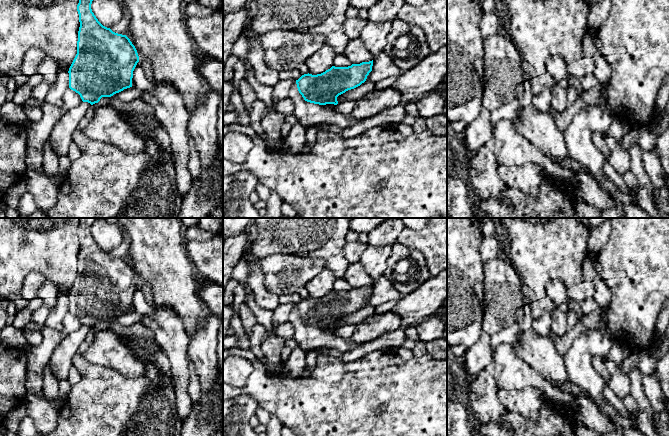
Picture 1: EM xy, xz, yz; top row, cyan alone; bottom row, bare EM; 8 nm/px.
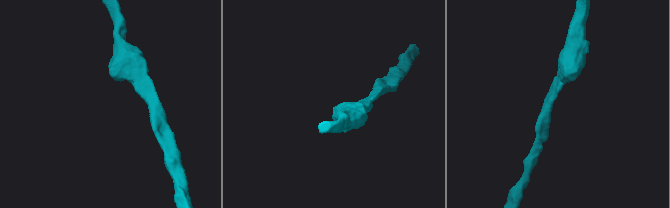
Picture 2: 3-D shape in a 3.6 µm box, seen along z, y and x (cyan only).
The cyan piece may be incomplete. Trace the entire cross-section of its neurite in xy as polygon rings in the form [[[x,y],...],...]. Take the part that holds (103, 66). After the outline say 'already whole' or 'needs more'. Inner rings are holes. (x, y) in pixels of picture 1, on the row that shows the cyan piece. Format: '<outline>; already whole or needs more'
[[[79,0],[77,11],[80,27],[77,54],[69,68],[69,88],[78,93],[83,102],[91,105],[102,97],[111,97],[132,87],[133,71],[139,62],[135,46],[126,35],[103,26],[91,9],[93,0]]]; already whole

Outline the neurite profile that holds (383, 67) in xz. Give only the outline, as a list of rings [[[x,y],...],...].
[[[384,52],[374,57],[372,71],[367,76],[366,81],[377,83],[390,76],[399,76],[402,70],[398,68],[392,59]]]

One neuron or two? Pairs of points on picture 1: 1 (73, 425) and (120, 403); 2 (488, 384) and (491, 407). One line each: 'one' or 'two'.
1: one
2: one

